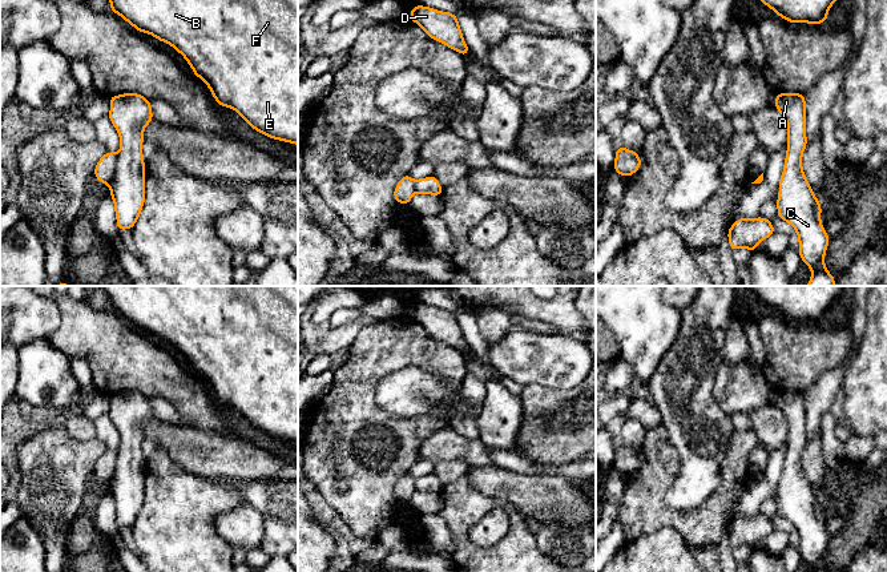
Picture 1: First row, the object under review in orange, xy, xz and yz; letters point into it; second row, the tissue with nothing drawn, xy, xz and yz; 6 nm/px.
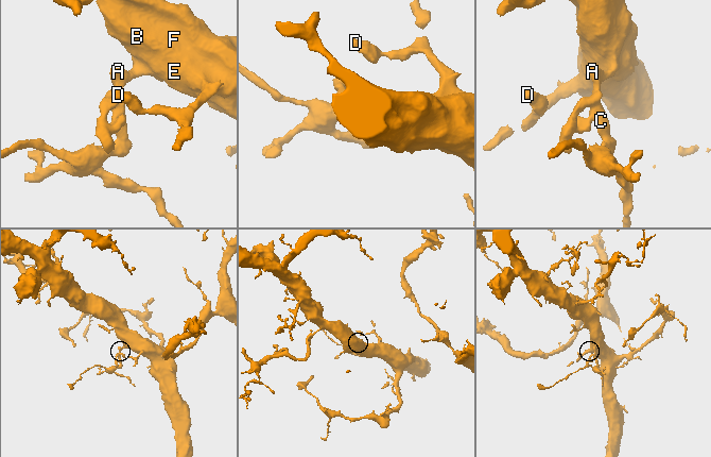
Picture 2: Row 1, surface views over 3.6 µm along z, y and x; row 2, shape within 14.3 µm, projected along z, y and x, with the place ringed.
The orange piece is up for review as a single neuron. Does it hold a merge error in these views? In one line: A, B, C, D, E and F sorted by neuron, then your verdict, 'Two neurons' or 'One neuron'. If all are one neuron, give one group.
Groups: A B C D E F. One neuron

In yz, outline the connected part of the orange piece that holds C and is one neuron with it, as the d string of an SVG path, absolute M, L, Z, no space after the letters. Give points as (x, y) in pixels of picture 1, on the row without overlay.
M778 391L774 404L787 419L789 427L777 513L795 527L799 539L799 555L811 571L830 572L824 564L830 535L821 520L821 500L814 494L802 466L802 452L807 443L805 392Z

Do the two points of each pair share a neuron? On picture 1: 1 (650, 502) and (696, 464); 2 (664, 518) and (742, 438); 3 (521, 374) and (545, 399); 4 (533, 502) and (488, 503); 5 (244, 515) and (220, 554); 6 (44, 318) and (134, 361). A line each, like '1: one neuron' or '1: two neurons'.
1: two neurons
2: one neuron
3: two neurons
4: two neurons
5: two neurons
6: two neurons

